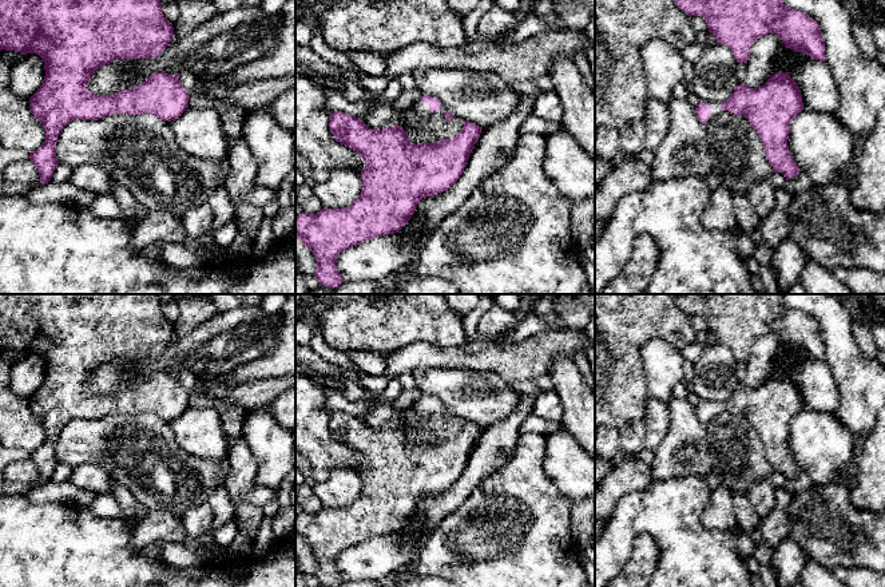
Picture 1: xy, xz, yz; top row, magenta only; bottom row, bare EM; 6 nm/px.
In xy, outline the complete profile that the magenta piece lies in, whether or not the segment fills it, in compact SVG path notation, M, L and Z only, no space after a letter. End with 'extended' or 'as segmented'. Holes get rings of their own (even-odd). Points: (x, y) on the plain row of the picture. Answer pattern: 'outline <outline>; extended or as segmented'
outline M0 294L0 350L36 353L44 361L44 381L29 397L31 412L45 431L44 443L29 453L41 484L51 480L59 464L56 441L70 421L114 413L154 413L171 421L188 408L190 393L178 374L167 372L112 394L86 389L98 368L116 358L158 357L172 341L174 326L162 312L160 298L162 294Z; as segmented

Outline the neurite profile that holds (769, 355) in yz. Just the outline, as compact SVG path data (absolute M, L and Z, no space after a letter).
M767 333L751 345L742 384L758 388L777 372L787 372L798 384L803 409L825 413L837 409L838 389L828 364L787 348L777 333Z

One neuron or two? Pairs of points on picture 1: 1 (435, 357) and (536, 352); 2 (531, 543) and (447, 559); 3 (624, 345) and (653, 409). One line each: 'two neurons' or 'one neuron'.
1: one neuron
2: one neuron
3: two neurons

